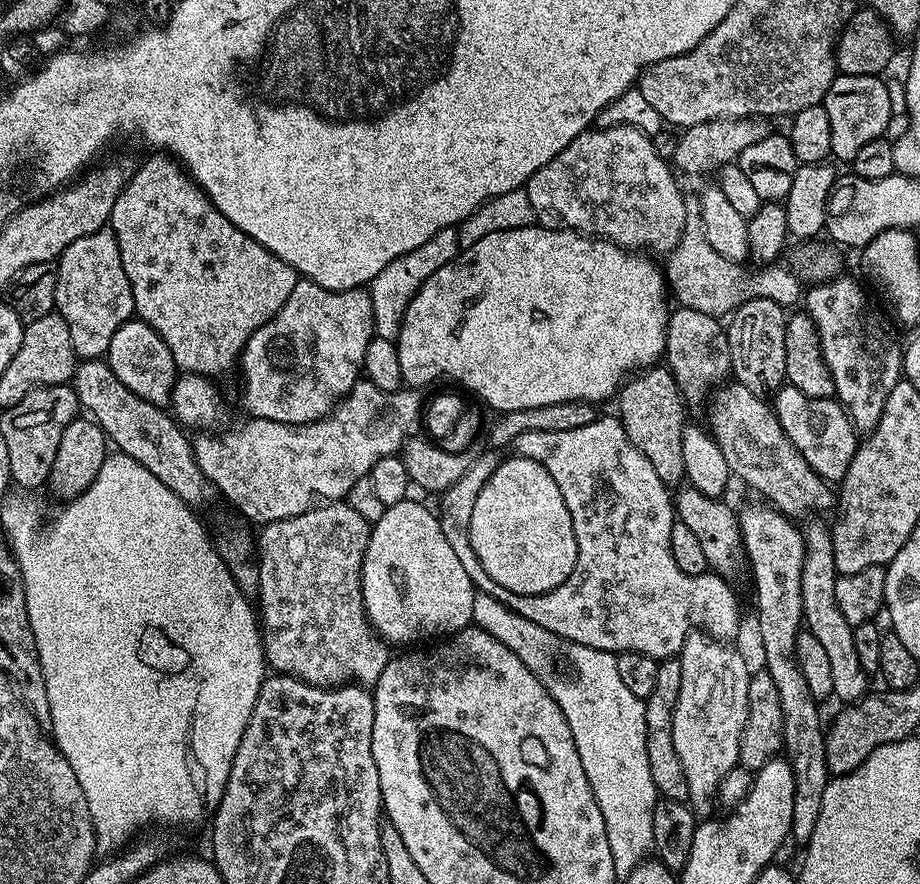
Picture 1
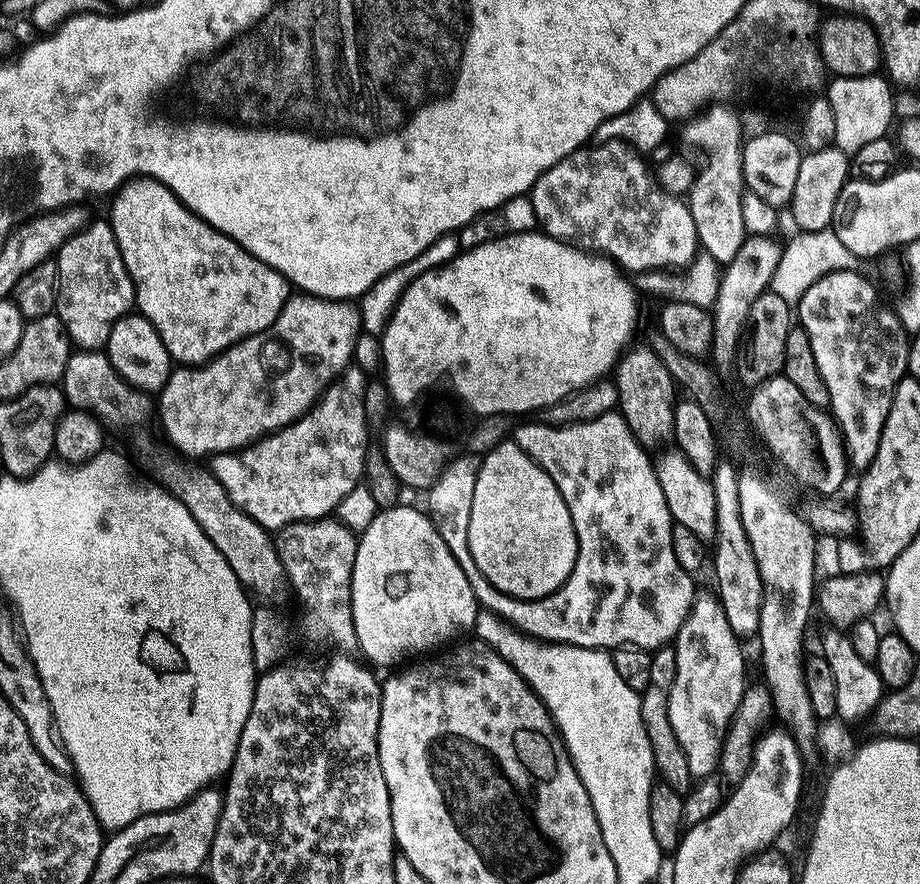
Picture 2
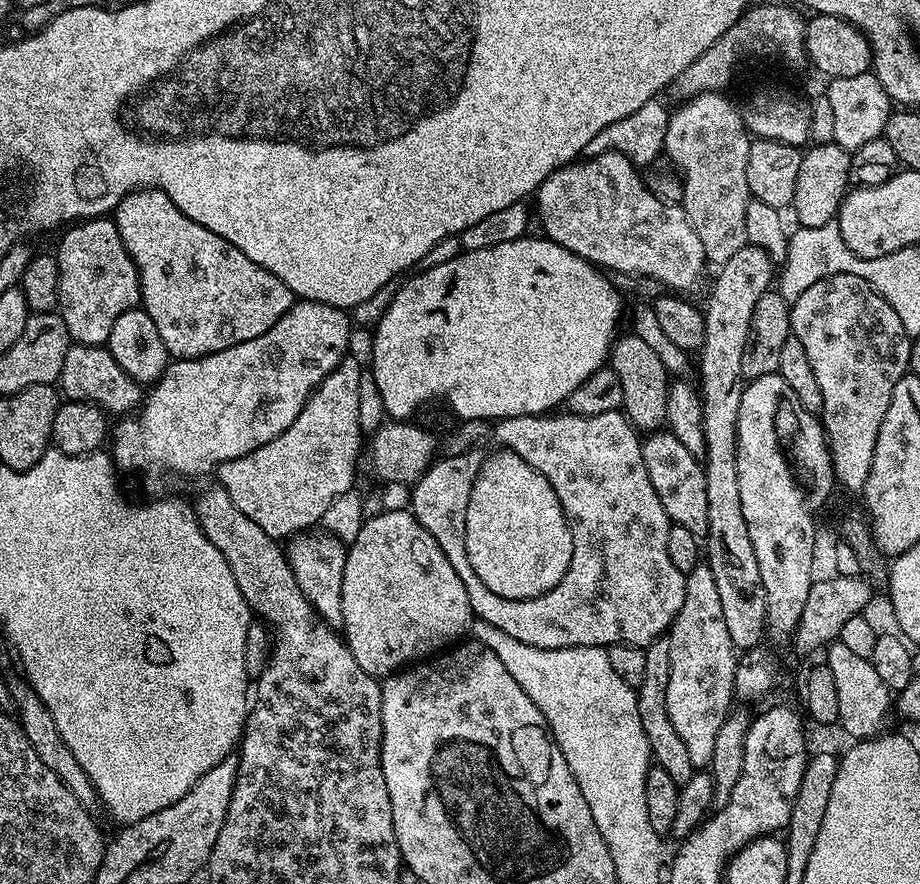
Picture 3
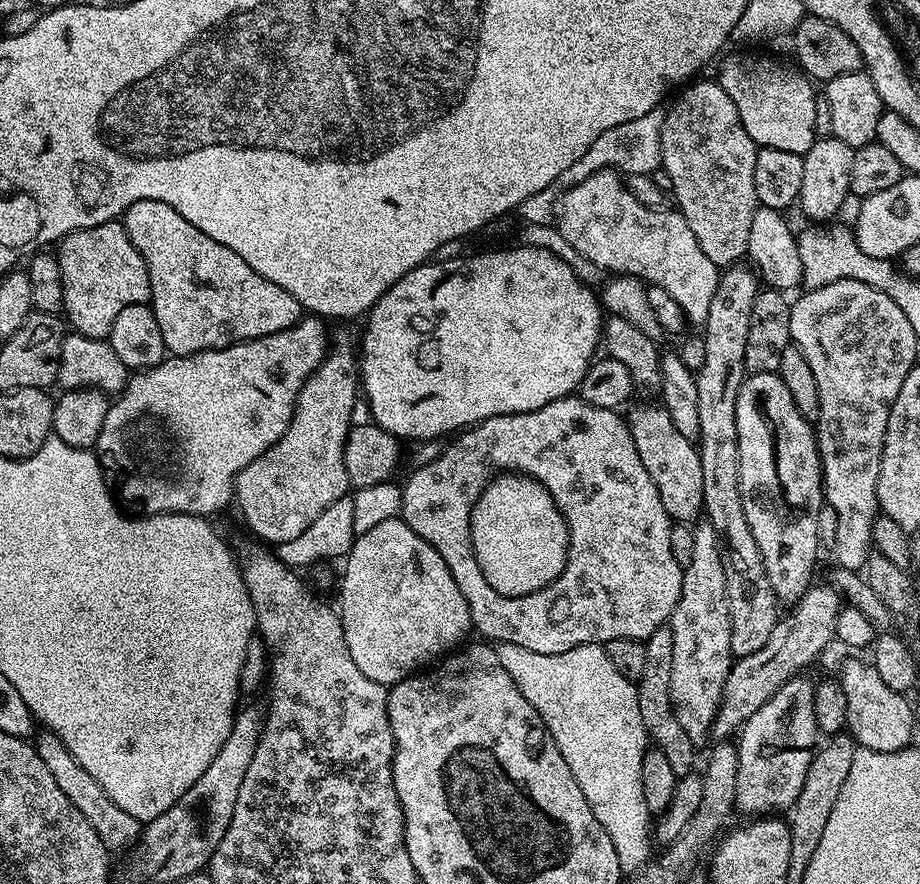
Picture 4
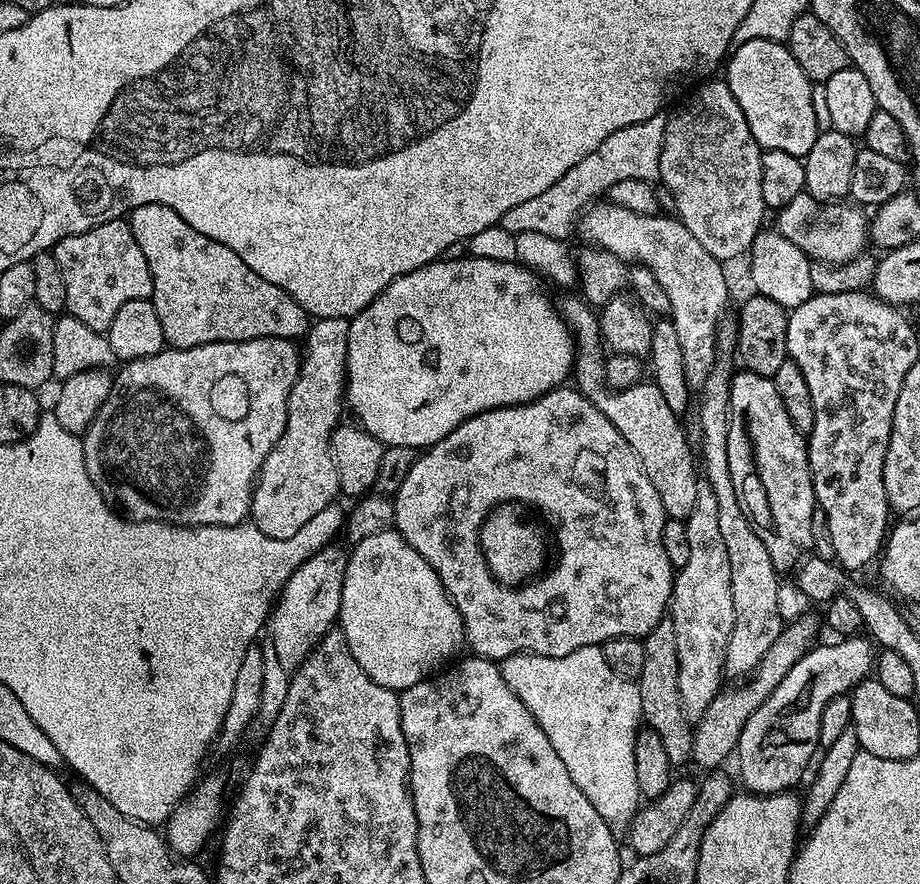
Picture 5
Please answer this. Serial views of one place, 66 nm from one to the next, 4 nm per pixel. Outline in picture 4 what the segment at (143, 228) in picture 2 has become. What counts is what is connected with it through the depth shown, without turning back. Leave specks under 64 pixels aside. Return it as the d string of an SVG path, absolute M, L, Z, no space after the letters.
M139 200L124 212L122 223L130 242L142 254L146 270L150 274L152 299L150 307L154 318L158 318L158 330L162 330L162 342L165 349L174 356L192 356L195 352L208 352L211 348L229 348L232 344L241 344L244 340L256 340L278 330L286 330L291 324L302 319L302 309L282 286L274 286L262 274L255 272L230 246L214 242L198 226L190 226L178 210L166 202L157 200Z

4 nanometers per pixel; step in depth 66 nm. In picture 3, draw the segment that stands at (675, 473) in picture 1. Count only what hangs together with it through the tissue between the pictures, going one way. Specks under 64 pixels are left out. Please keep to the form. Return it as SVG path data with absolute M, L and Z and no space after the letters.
M635 334L621 335L610 349L610 367L618 374L622 382L622 411L628 417L628 423L644 434L651 434L665 427L666 398L670 377L666 366Z

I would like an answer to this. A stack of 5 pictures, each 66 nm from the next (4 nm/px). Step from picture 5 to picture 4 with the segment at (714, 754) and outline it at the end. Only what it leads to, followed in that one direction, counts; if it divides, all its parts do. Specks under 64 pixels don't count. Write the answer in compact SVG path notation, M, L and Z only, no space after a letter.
M813 583L802 594L802 598L791 605L789 616L781 615L776 621L774 630L770 630L770 638L766 638L766 646L762 650L754 650L754 654L741 656L733 663L730 674L726 678L726 686L722 690L720 705L716 711L716 717L710 729L710 736L713 741L724 742L735 737L744 724L752 717L754 710L762 710L766 702L781 686L793 675L804 670L807 664L812 664L820 656L820 651L829 643L835 641L834 622L838 622L838 614L842 607L842 597L835 588L827 583Z

